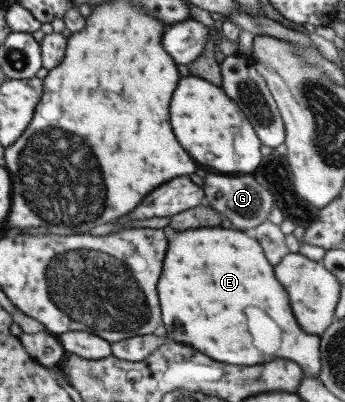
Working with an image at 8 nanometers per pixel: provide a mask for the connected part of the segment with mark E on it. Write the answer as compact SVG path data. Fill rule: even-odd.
M169 226L163 230L169 240L167 256L163 260L163 274L159 278L157 290L159 290L159 302L161 302L161 314L163 324L167 328L167 336L179 344L191 346L195 350L201 350L209 358L215 358L219 362L227 364L241 364L241 366L253 366L261 362L269 362L275 358L287 358L297 362L307 376L317 376L321 368L320 335L303 332L299 324L295 322L295 316L289 306L289 296L285 288L277 282L273 274L273 266L267 262L263 248L255 238L249 238L241 230L229 230L229 228L197 228L197 230L171 230ZM253 308L253 314L261 310L267 318L271 318L271 326L267 332L257 334L253 338L253 332L249 328L249 312Z

